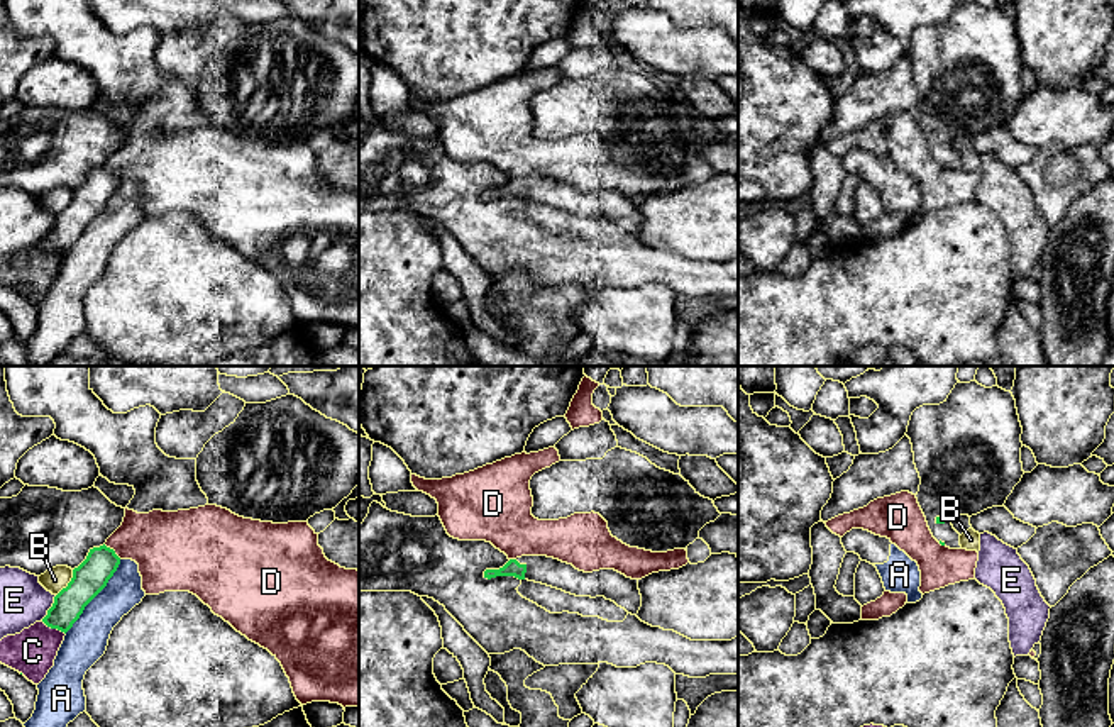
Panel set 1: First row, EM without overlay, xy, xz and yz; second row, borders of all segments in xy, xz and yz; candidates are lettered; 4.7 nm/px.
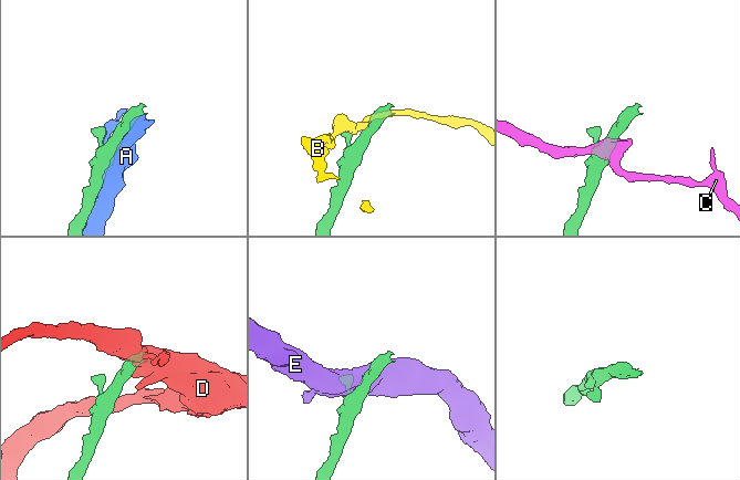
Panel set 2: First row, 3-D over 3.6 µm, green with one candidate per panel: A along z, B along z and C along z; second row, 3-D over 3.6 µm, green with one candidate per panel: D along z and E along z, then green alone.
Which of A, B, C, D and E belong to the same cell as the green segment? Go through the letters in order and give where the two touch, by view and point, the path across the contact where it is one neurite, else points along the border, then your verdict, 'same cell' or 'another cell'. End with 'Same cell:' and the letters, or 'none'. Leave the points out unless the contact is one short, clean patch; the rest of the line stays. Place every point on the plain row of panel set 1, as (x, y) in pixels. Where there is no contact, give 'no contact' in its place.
A: xy (95, 216) | another cell
B: xy (68, 204) | along xy (73, 190), (71, 200), (56, 216) | another cell
C: xy (53, 248) | along xy (41, 241), (65, 255) | another cell
D: xy (112, 170) | along xy (104, 165), (121, 178) | another cell
E: xy (51, 227) | another cell
Same cell: none

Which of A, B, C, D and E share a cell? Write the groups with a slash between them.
A / B / C / D / E

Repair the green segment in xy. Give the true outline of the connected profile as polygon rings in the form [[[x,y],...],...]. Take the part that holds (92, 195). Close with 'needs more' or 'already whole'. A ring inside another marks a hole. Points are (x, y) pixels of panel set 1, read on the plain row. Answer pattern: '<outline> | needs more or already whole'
[[[105,164],[90,169],[86,180],[73,190],[73,198],[56,217],[42,242],[68,253],[85,227],[107,207],[120,185],[120,178]]] | already whole

